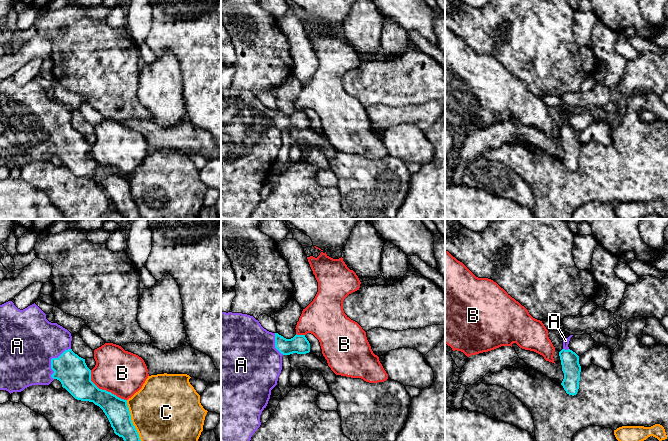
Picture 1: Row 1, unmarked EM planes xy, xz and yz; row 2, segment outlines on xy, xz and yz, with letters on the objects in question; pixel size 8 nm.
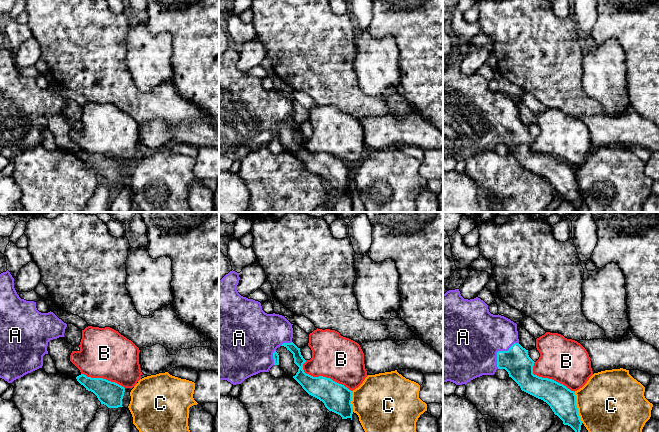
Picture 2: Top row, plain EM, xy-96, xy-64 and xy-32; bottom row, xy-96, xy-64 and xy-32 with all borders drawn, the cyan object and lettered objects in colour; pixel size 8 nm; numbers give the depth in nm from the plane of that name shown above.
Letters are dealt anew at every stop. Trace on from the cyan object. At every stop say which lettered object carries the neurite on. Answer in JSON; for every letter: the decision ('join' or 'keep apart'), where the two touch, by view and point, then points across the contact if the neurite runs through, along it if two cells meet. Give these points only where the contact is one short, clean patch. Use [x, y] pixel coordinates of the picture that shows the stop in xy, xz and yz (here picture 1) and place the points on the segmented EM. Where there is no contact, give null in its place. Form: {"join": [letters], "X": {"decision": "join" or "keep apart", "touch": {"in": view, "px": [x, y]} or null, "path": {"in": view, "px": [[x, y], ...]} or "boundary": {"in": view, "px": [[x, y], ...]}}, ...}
{"join": ["A"], "A": {"decision": "join", "touch": {"in": "xy", "px": [51, 360]}, "path": {"in": "xy", "px": [[71, 370], [60, 362], [51, 360], [28, 341]]}}, "B": {"decision": "keep apart", "touch": {"in": "xy", "px": [104, 390]}}, "C": {"decision": "keep apart", "touch": {"in": "xy", "px": [131, 420]}}}

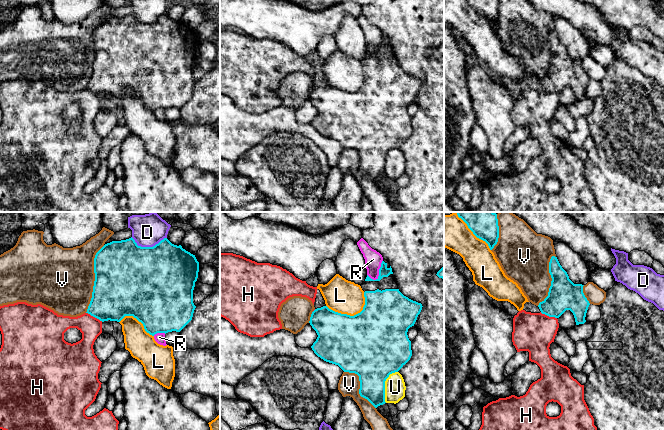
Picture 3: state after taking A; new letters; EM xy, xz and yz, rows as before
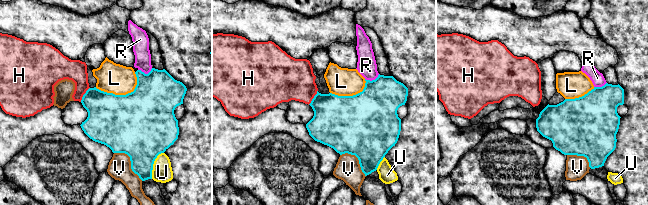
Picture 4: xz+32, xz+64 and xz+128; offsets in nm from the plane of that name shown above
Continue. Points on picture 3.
{"join": [], "D": {"decision": "keep apart", "touch": {"in": "xy", "px": [148, 247]}}, "H": {"decision": "keep apart", "touch": {"in": "xy", "px": [94, 316]}, "boundary": {"in": "xy", "px": [[86, 312], [102, 321]]}}, "L": {"decision": "keep apart", "touch": {"in": "xz", "px": [352, 316]}}, "R": {"decision": "keep apart", "touch": {"in": "xz", "px": [379, 272]}}, "U": {"decision": "keep apart", "touch": {"in": "xz", "px": [384, 385]}}, "V": {"decision": "keep apart", "touch": {"in": "xy", "px": [95, 279]}}}

